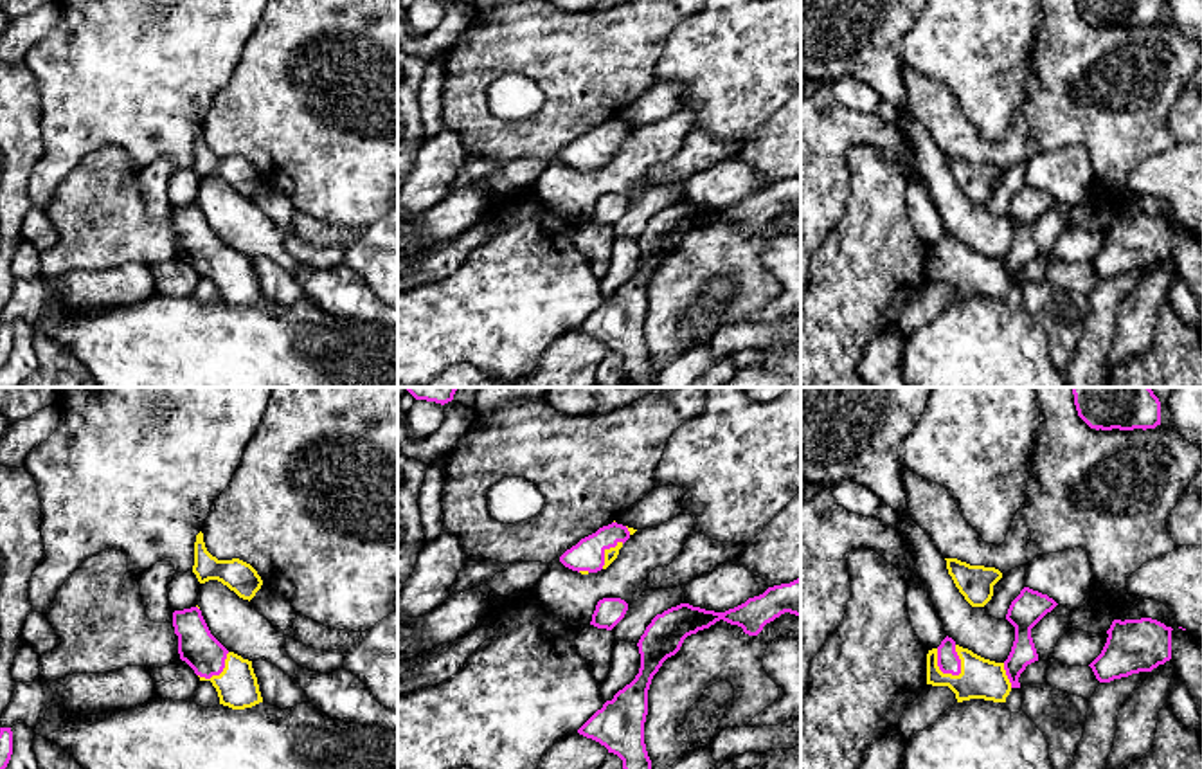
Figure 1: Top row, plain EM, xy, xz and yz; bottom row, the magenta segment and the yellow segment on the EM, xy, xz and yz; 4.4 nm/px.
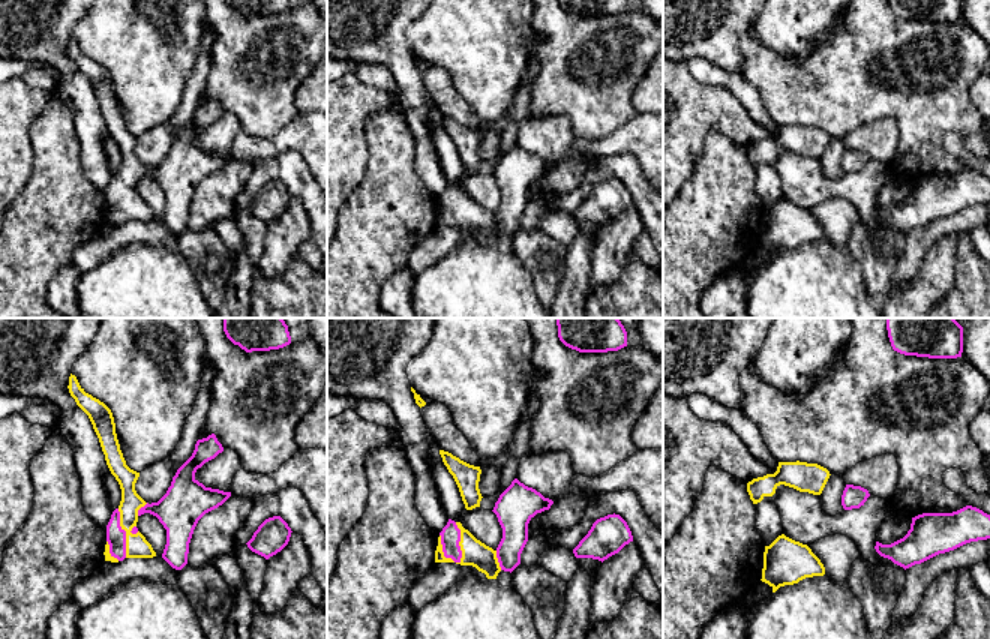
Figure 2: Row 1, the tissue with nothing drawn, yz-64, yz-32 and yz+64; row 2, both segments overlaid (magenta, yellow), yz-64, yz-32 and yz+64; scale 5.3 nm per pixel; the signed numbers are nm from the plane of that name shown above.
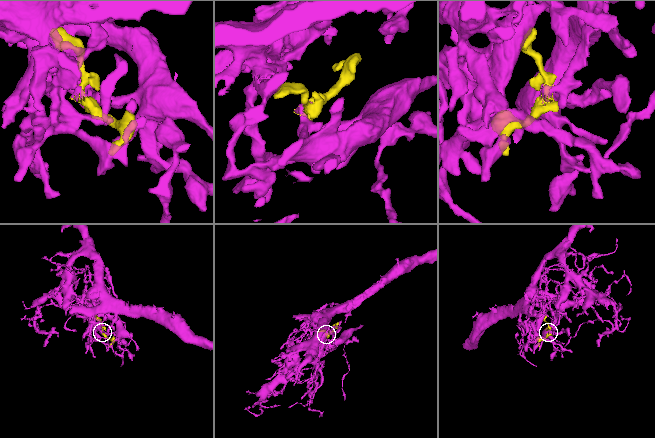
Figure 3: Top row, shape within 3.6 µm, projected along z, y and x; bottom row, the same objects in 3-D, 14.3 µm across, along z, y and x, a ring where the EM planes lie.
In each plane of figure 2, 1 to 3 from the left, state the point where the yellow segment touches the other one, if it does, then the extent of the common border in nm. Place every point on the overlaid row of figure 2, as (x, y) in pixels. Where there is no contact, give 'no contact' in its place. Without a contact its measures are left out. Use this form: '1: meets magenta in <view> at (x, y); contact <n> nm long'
1: meets magenta in yz-64 at (125, 533); contact 260 nm long
2: meets magenta in yz-32 at (458, 543); contact 220 nm long
3: no contact

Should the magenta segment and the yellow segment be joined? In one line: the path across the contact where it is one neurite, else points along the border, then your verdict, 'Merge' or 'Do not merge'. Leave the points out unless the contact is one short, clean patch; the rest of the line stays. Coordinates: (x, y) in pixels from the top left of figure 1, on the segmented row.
Merge

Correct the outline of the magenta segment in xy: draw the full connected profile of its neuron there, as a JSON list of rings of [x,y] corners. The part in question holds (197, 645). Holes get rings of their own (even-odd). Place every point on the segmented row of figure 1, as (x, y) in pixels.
[[[200,607],[173,612],[178,654],[200,681],[211,681],[220,704],[245,710],[263,702],[252,661],[229,652],[209,630]]]

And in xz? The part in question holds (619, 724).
[[[801,578],[768,587],[763,594],[725,612],[680,603],[657,614],[637,643],[641,668],[635,679],[606,701],[578,733],[617,755],[623,769],[651,769],[644,744],[644,722],[648,690],[662,663],[680,650],[687,636],[720,620],[741,627],[749,636],[758,636],[767,623],[785,612],[801,618]]]

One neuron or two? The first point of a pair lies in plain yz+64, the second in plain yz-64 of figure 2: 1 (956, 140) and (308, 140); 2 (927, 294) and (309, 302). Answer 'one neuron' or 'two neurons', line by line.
1: one neuron
2: two neurons

